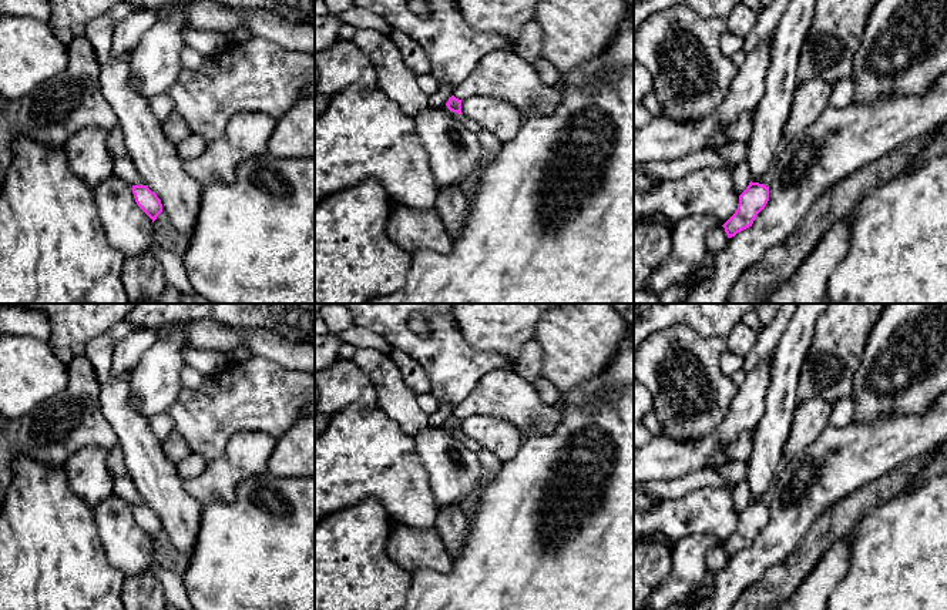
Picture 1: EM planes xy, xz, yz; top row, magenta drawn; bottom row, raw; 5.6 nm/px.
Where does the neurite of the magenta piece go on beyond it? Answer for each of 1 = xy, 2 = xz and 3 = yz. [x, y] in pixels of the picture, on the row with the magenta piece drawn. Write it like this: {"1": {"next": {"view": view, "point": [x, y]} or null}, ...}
{"1": {"next": null}, "2": {"next": null}, "3": {"next": null}}

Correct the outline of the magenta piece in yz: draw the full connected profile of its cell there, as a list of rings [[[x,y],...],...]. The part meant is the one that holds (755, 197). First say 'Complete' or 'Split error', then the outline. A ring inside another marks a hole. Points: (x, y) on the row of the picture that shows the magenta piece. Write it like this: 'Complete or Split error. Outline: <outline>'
Complete. Outline: [[[749,182],[746,190],[739,195],[739,204],[735,214],[722,225],[728,238],[752,227],[758,214],[769,201],[769,187],[759,182]]]

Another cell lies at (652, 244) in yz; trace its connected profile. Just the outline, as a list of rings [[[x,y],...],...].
[[[634,224],[634,292],[672,251],[671,231],[664,225]]]

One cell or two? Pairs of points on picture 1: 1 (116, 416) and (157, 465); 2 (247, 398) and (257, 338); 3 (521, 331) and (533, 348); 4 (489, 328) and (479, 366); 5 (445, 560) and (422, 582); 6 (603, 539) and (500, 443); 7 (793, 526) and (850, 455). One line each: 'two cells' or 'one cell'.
1: one cell
2: two cells
3: two cells
4: two cells
5: two cells
6: two cells
7: one cell

